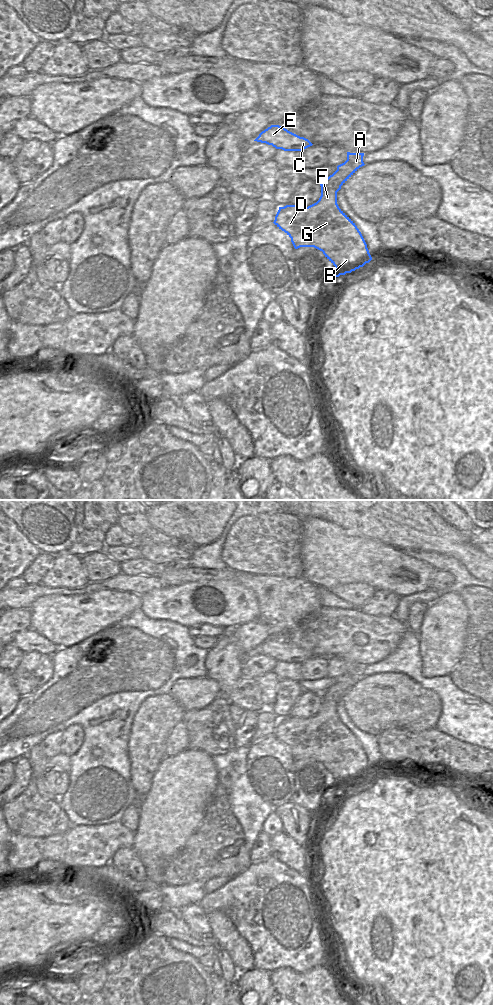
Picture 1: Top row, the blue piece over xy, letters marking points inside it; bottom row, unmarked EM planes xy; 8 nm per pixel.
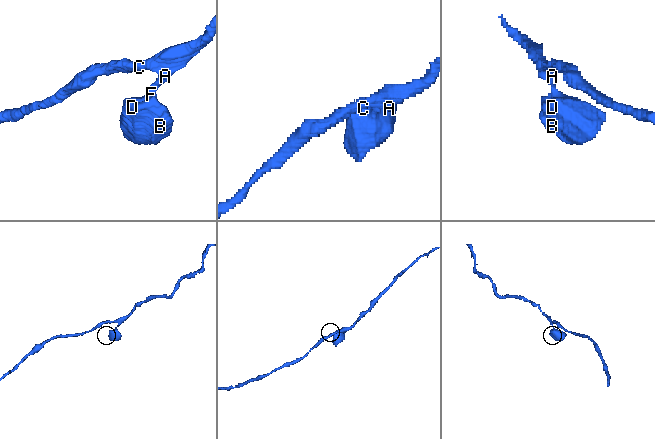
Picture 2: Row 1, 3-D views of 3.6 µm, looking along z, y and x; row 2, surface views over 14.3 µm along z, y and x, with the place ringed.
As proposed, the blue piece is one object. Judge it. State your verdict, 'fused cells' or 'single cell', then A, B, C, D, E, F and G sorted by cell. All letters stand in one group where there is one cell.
single cell; groups A B C D E F G

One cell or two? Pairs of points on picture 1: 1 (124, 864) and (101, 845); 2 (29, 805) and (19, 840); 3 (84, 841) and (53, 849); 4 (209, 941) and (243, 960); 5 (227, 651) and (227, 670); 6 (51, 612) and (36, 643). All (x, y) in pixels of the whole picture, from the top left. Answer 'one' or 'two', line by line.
1: two
2: two
3: two
4: two
5: one
6: two

